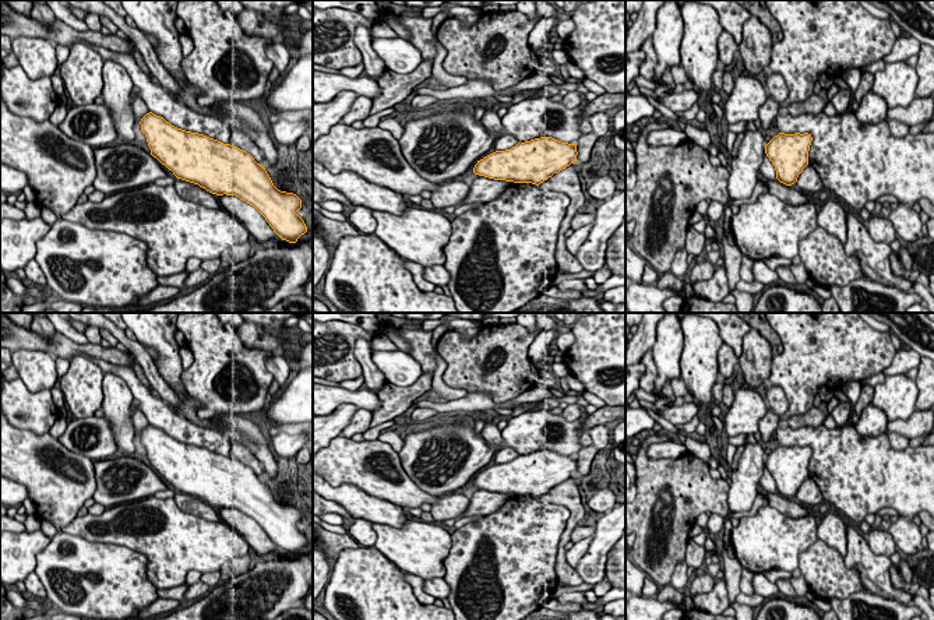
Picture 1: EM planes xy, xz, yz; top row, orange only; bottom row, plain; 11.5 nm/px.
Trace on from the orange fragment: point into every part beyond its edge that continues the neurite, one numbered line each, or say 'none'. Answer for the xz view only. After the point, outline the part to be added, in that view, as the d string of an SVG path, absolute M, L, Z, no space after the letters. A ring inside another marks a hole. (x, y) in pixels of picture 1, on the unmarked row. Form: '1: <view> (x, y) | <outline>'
1: xz (483, 502) | M480 489L473 493L469 499L469 505L464 511L462 517L487 515L497 511L507 500L512 499L514 494L494 493Z

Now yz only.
1: yz (809, 493) | M810 476L799 487L796 497L801 504L810 504L813 507L824 501L818 486Z

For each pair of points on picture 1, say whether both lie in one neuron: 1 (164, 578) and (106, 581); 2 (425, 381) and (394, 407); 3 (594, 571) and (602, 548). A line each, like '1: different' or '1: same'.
1: different
2: same
3: same

